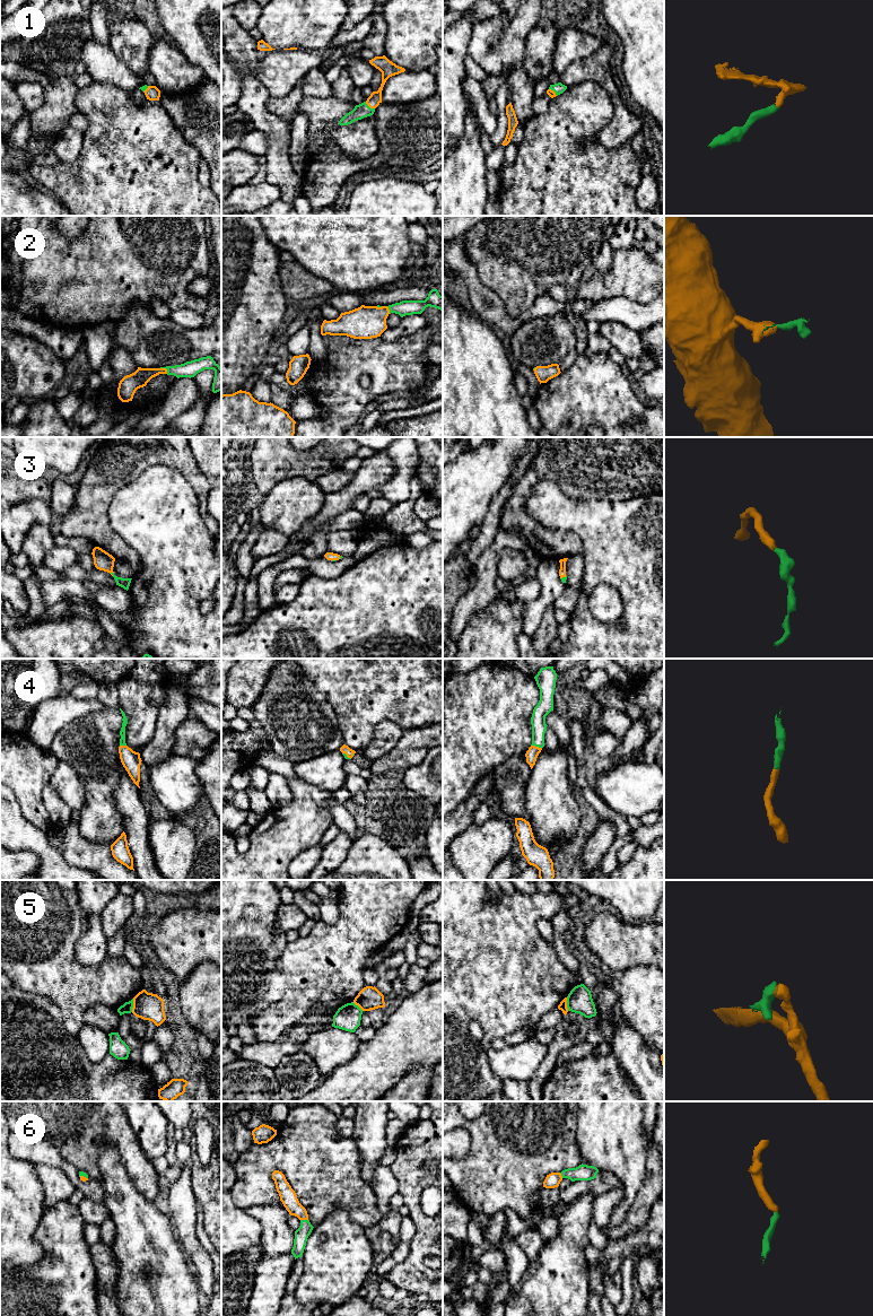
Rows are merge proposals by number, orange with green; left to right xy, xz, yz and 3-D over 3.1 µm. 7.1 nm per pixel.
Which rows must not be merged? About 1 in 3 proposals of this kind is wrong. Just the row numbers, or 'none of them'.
5

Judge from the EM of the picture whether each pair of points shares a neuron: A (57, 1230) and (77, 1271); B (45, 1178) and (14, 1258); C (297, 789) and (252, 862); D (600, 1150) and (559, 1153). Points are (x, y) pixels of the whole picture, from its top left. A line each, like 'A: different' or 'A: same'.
A: same
B: different
C: same
D: different

